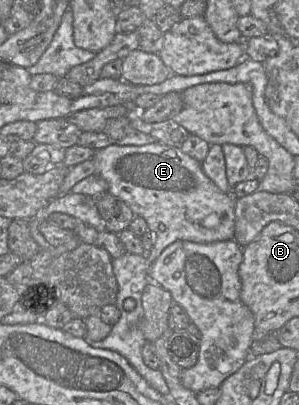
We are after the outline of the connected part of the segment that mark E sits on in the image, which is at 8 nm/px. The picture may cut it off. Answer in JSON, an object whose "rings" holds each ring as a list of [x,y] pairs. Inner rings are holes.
{"rings":[[[158,142],[142,146],[111,144],[97,150],[93,160],[96,165],[95,174],[106,181],[107,191],[124,201],[135,216],[144,218],[149,230],[153,232],[153,248],[146,252],[147,260],[151,264],[167,246],[177,240],[212,243],[234,238],[236,198],[232,194],[222,192],[204,173],[200,162],[180,148]]]}

